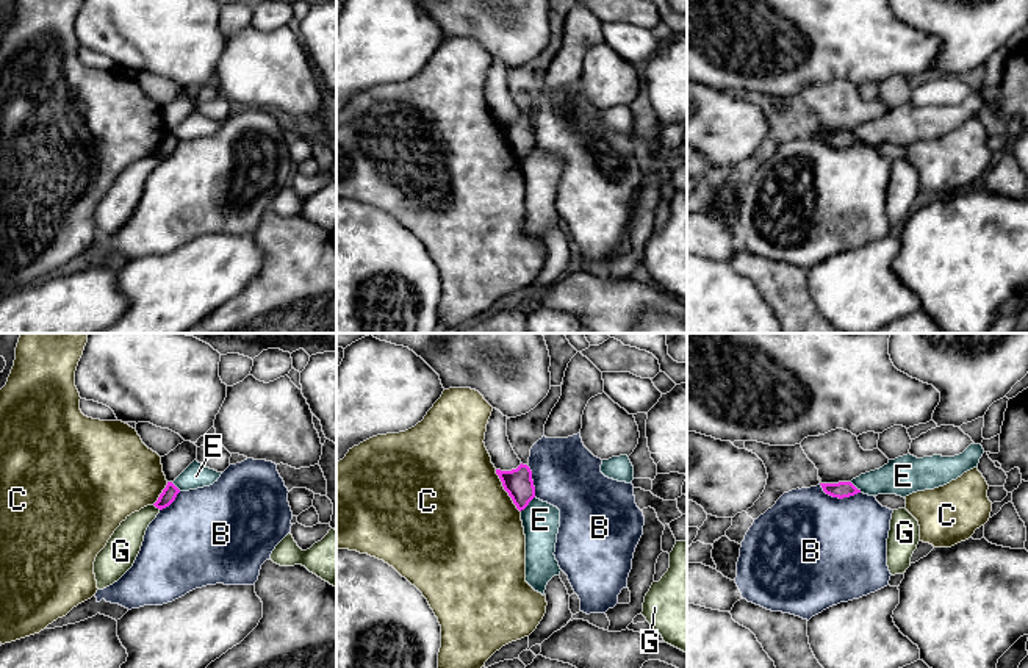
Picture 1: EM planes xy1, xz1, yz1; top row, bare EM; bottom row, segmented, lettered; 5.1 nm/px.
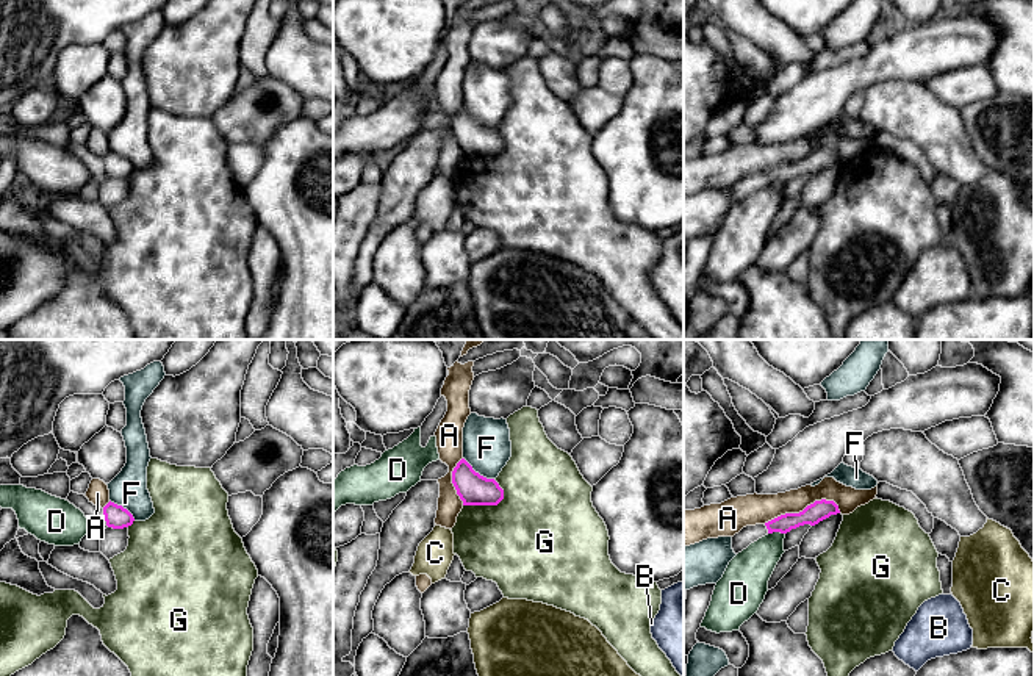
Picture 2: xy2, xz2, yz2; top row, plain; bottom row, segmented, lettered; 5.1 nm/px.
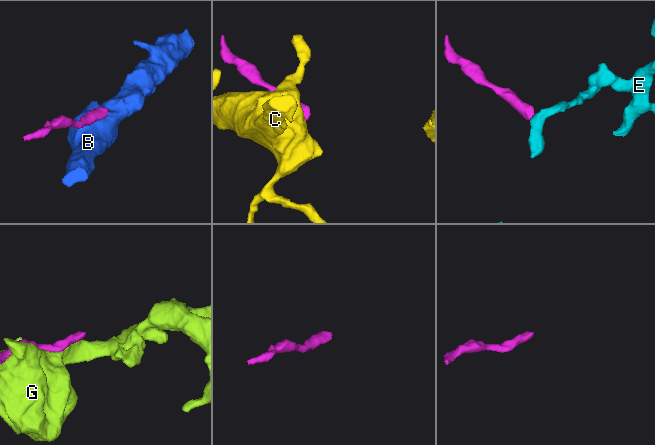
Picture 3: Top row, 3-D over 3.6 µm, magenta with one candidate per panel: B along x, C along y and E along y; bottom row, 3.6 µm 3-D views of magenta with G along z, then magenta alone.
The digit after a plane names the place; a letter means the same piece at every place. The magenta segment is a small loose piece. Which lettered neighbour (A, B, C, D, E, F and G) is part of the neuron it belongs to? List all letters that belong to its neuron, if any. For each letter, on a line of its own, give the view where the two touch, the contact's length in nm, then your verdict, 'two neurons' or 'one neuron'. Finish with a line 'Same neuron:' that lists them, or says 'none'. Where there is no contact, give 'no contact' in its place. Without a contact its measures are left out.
A: meets magenta in yz2; contact 400 nm long; two neurons
B: meets magenta in yz1; contact 220 nm long; two neurons
C: meets magenta in xz1; contact 260 nm long; two neurons
D: meets magenta in yz2; contact 90 nm long; two neurons
E: meets magenta in xz1; contact 110 nm long; two neurons
F: meets magenta in xz2; contact 200 nm long; two neurons
G: meets magenta in xz2; contact 240 nm long; two neurons
Same neuron: none

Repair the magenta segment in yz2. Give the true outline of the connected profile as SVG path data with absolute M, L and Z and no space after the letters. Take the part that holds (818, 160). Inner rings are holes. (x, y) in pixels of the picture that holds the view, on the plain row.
M826 149L815 150L799 163L785 163L765 174L743 177L738 183L732 186L732 199L735 203L738 203L743 199L746 199L751 192L757 191L759 188L768 183L773 182L787 183L792 178L796 178L804 174L815 175L820 171L837 163L840 163L840 160L834 150L826 150Z

